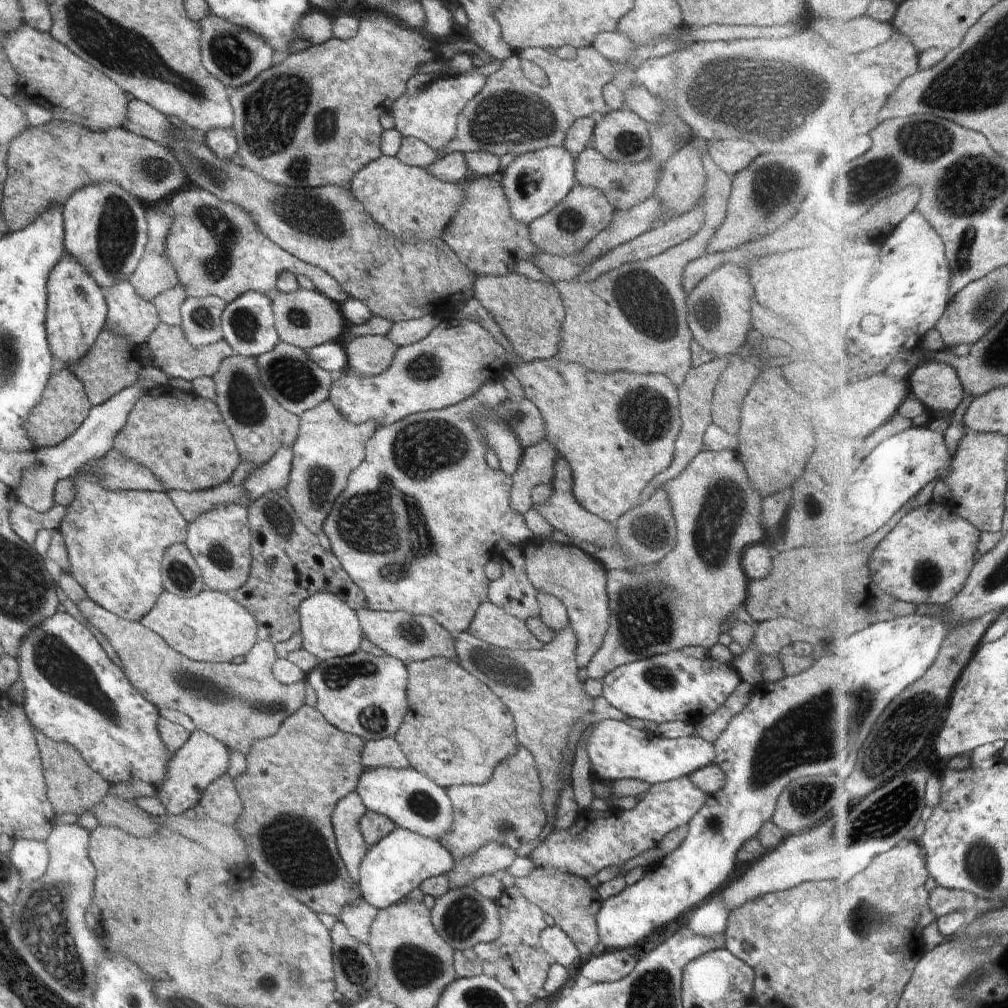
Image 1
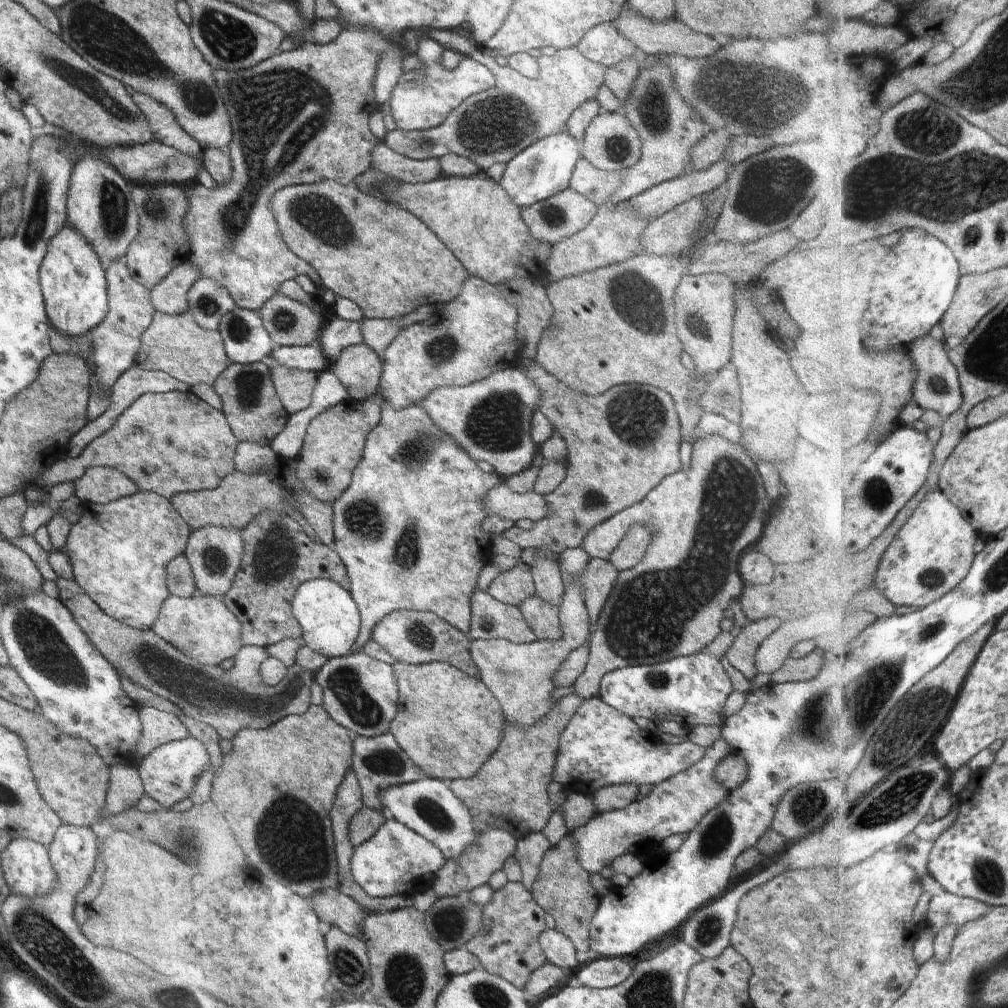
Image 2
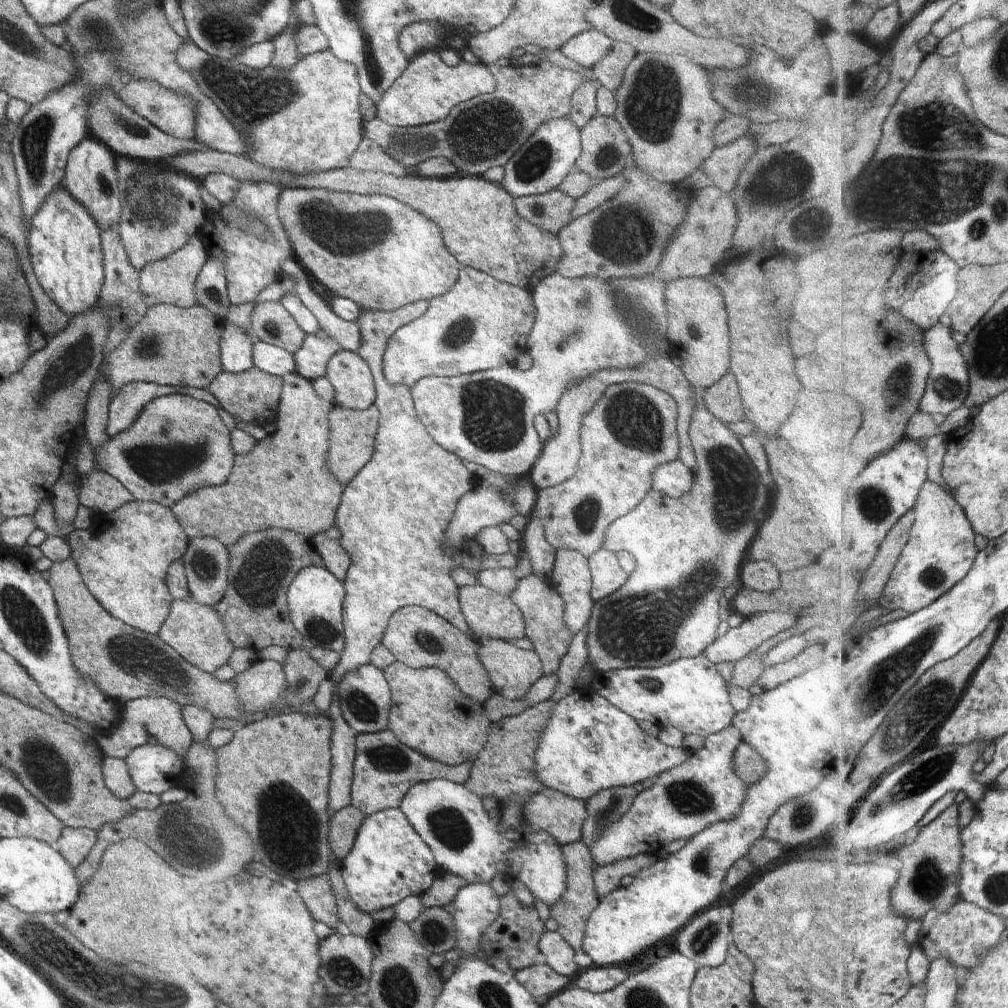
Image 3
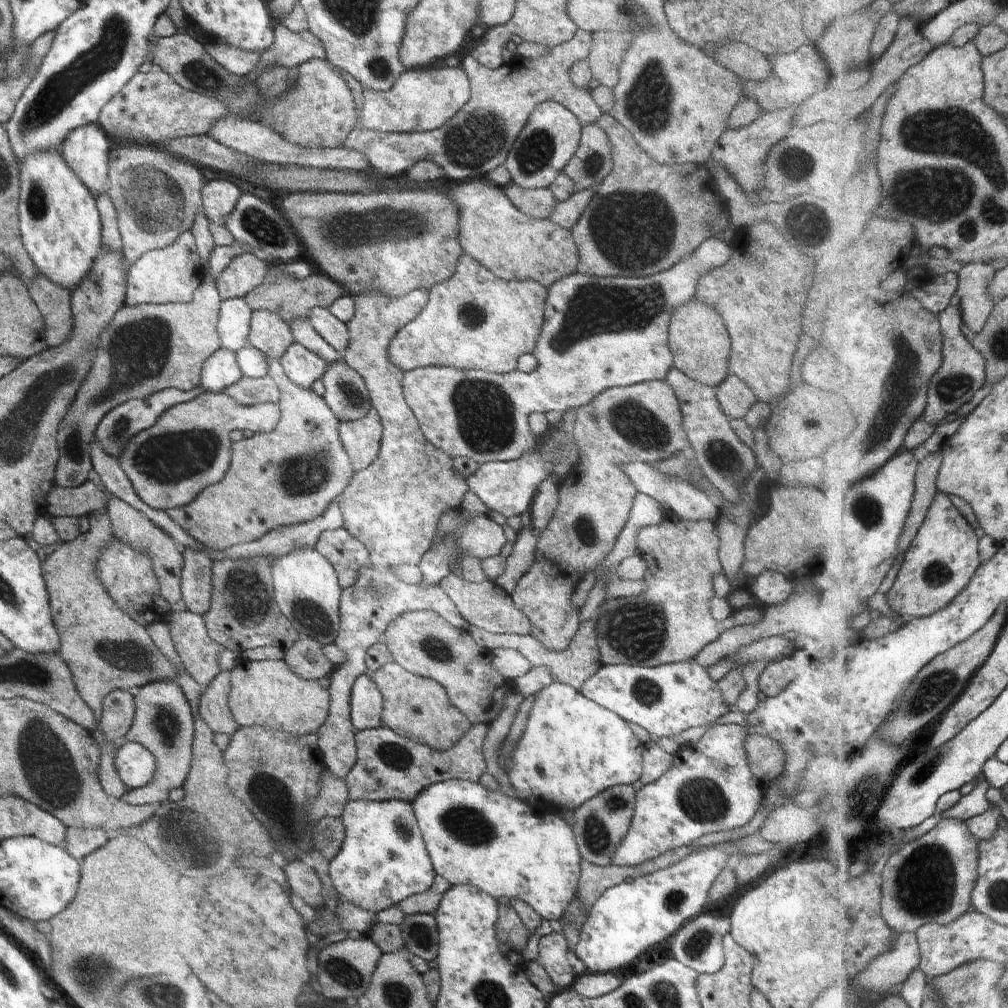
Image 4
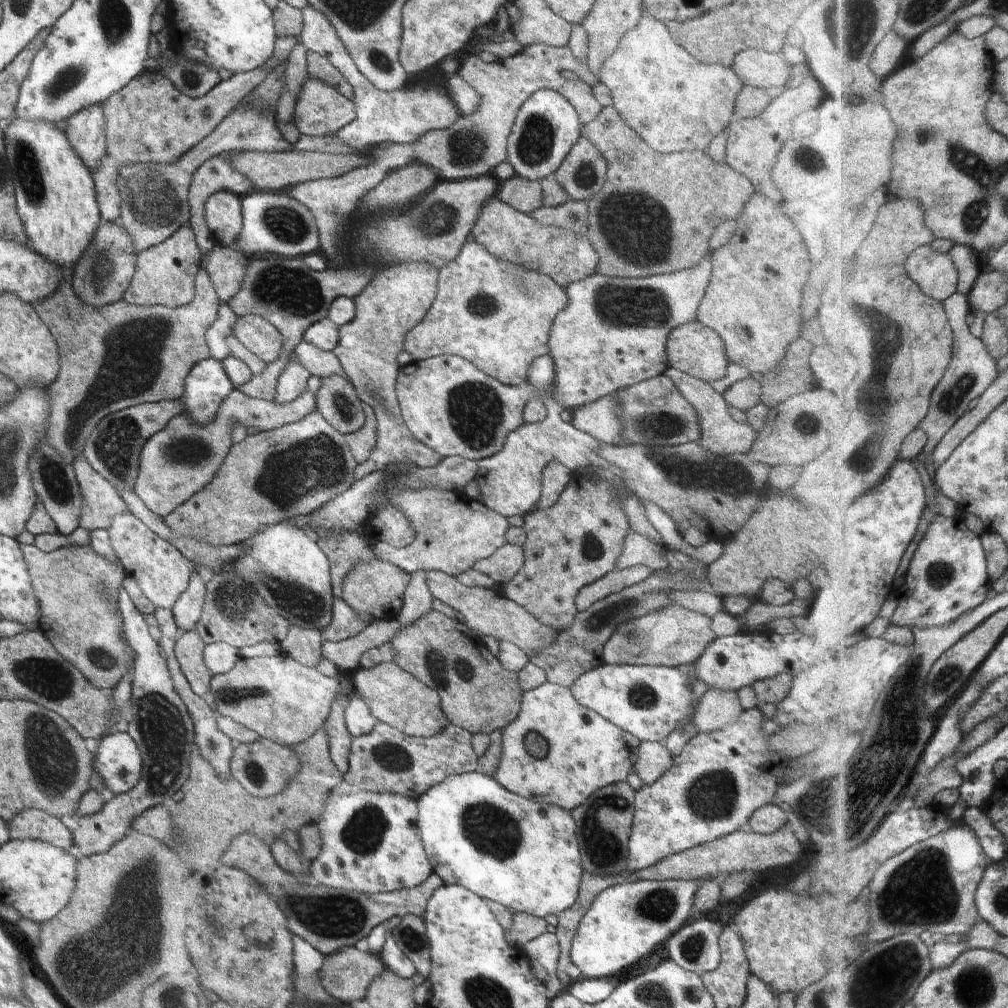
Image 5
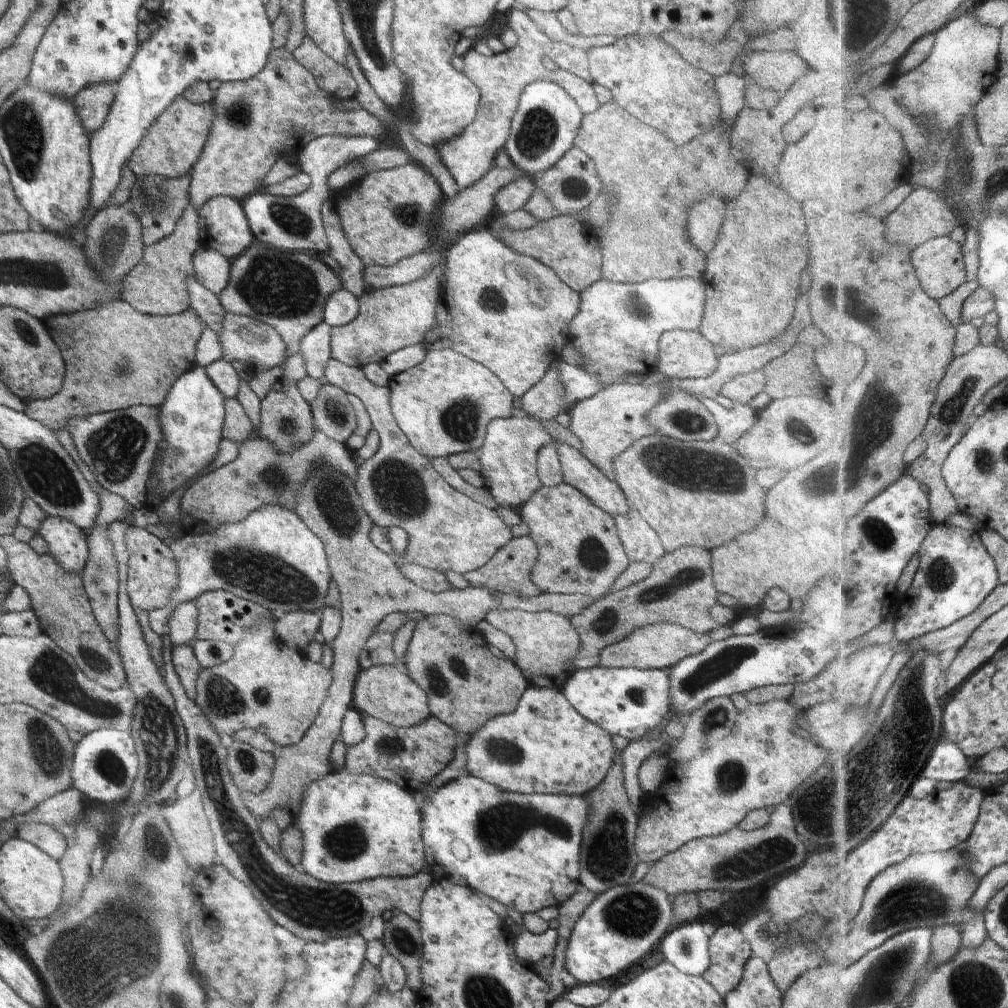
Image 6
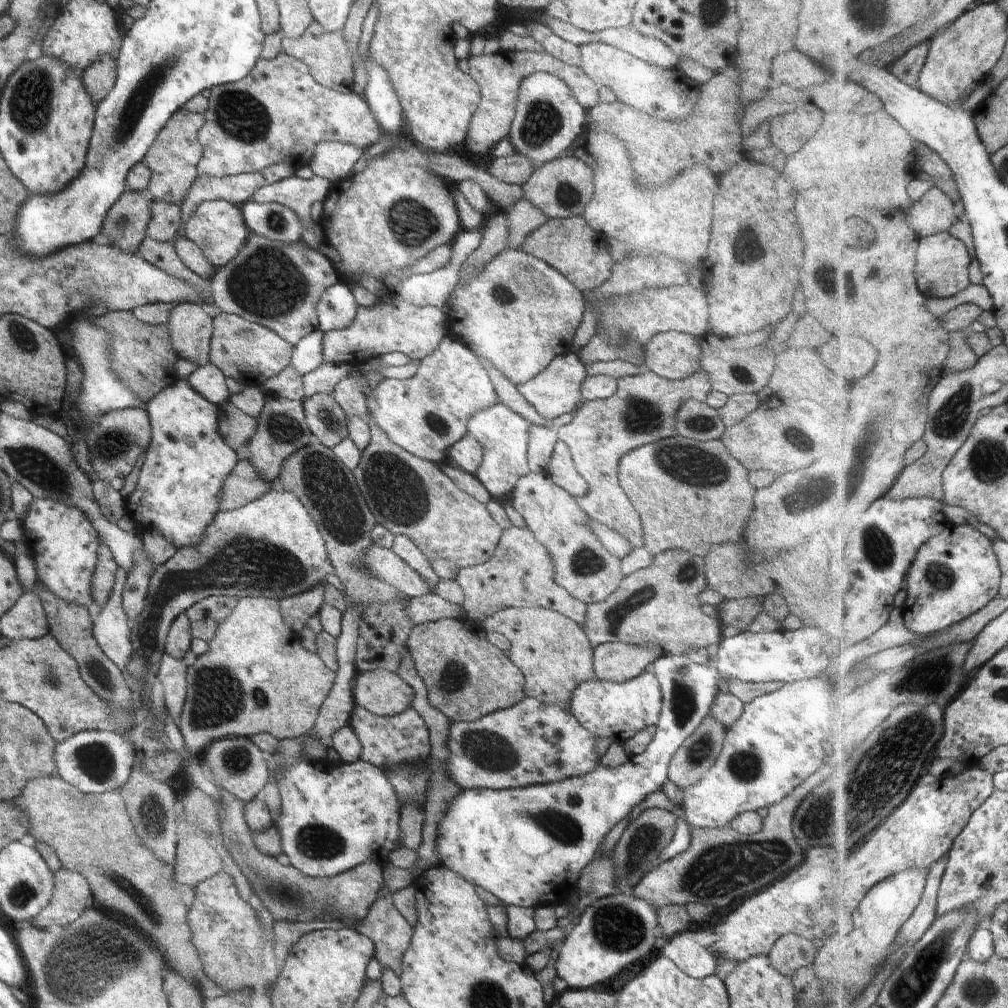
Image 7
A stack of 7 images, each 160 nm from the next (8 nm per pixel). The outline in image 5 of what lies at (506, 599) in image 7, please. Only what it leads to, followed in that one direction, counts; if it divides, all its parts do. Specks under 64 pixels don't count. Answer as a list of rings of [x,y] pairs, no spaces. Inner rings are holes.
[[[502,545],[492,556],[475,562],[474,569],[499,585],[509,583],[524,564],[524,551],[517,545]]]

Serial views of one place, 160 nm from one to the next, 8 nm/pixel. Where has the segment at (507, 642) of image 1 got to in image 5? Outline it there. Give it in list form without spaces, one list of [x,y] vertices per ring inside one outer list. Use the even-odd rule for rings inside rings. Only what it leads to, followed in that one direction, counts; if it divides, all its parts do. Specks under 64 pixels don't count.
[[[428,571],[427,585],[433,597],[461,612],[467,620],[465,628],[472,634],[491,634],[500,641],[514,643],[528,656],[536,649],[548,647],[556,642],[558,631],[540,622],[519,604],[507,599],[504,594],[489,588],[467,587],[455,576],[442,571]]]

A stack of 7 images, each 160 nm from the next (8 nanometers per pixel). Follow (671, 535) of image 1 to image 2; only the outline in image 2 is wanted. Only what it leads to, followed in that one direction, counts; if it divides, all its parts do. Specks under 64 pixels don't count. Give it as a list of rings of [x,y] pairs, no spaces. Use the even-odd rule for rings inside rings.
[[[635,524],[620,539],[618,546],[608,557],[619,572],[634,568],[646,554],[651,534],[645,524]]]

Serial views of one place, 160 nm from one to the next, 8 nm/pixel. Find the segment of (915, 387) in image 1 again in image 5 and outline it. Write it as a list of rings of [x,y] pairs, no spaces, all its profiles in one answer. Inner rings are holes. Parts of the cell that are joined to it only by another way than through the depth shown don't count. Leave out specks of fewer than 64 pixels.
[[[958,291],[944,302],[949,312],[950,320],[953,324],[955,332],[954,358],[948,367],[944,378],[933,392],[931,411],[929,415],[921,422],[921,427],[926,430],[929,436],[927,447],[925,448],[926,468],[928,468],[931,478],[933,479],[934,488],[940,492],[941,489],[937,484],[936,469],[933,466],[931,456],[941,444],[941,440],[949,434],[956,426],[957,422],[969,411],[970,404],[981,398],[990,386],[1000,377],[1000,368],[998,368],[998,360],[989,351],[984,340],[979,339],[968,326],[968,316],[973,312],[972,304],[967,294]]]

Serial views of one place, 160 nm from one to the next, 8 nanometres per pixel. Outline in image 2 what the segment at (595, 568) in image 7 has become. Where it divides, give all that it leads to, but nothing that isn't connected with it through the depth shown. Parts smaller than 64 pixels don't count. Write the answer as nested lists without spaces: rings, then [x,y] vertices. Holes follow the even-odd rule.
[[[521,358],[518,370],[533,380],[541,391],[537,409],[546,415],[552,428],[558,430],[564,438],[568,450],[567,469],[562,484],[554,492],[544,496],[551,508],[551,514],[536,521],[529,531],[517,525],[512,526],[498,535],[501,539],[511,540],[522,549],[537,547],[558,554],[566,549],[578,548],[591,528],[641,501],[665,476],[677,473],[683,468],[679,457],[681,422],[673,396],[664,389],[630,383],[612,387],[599,395],[589,395],[571,391],[571,388],[552,376],[535,360],[525,367]],[[534,594],[527,597],[518,607],[523,614],[526,624],[540,640],[558,640],[562,638],[559,608],[548,604]]]

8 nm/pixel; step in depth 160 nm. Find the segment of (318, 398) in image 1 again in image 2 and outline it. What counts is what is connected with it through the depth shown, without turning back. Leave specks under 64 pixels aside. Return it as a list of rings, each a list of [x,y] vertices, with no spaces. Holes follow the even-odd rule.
[[[270,356],[261,361],[267,364],[278,398],[289,415],[311,405],[312,393],[318,380],[317,372],[288,368]]]

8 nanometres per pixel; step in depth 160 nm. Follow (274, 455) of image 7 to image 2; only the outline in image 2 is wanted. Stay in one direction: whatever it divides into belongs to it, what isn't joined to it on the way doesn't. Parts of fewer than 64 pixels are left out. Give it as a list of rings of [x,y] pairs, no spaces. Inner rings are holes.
[[[338,315],[336,318],[330,318],[323,323],[317,342],[329,362],[334,362],[346,347],[365,342],[362,321],[347,321]]]

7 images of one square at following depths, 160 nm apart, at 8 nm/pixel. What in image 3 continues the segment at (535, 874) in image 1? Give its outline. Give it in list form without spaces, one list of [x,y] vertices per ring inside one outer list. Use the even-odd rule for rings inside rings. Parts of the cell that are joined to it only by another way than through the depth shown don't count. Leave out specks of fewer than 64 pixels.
[[[582,838],[561,846],[562,858],[565,862],[565,891],[561,898],[549,906],[550,916],[558,924],[558,934],[575,950],[581,948],[585,933],[585,924],[591,912],[597,907],[600,895],[597,893],[594,881],[593,858],[587,844]]]

